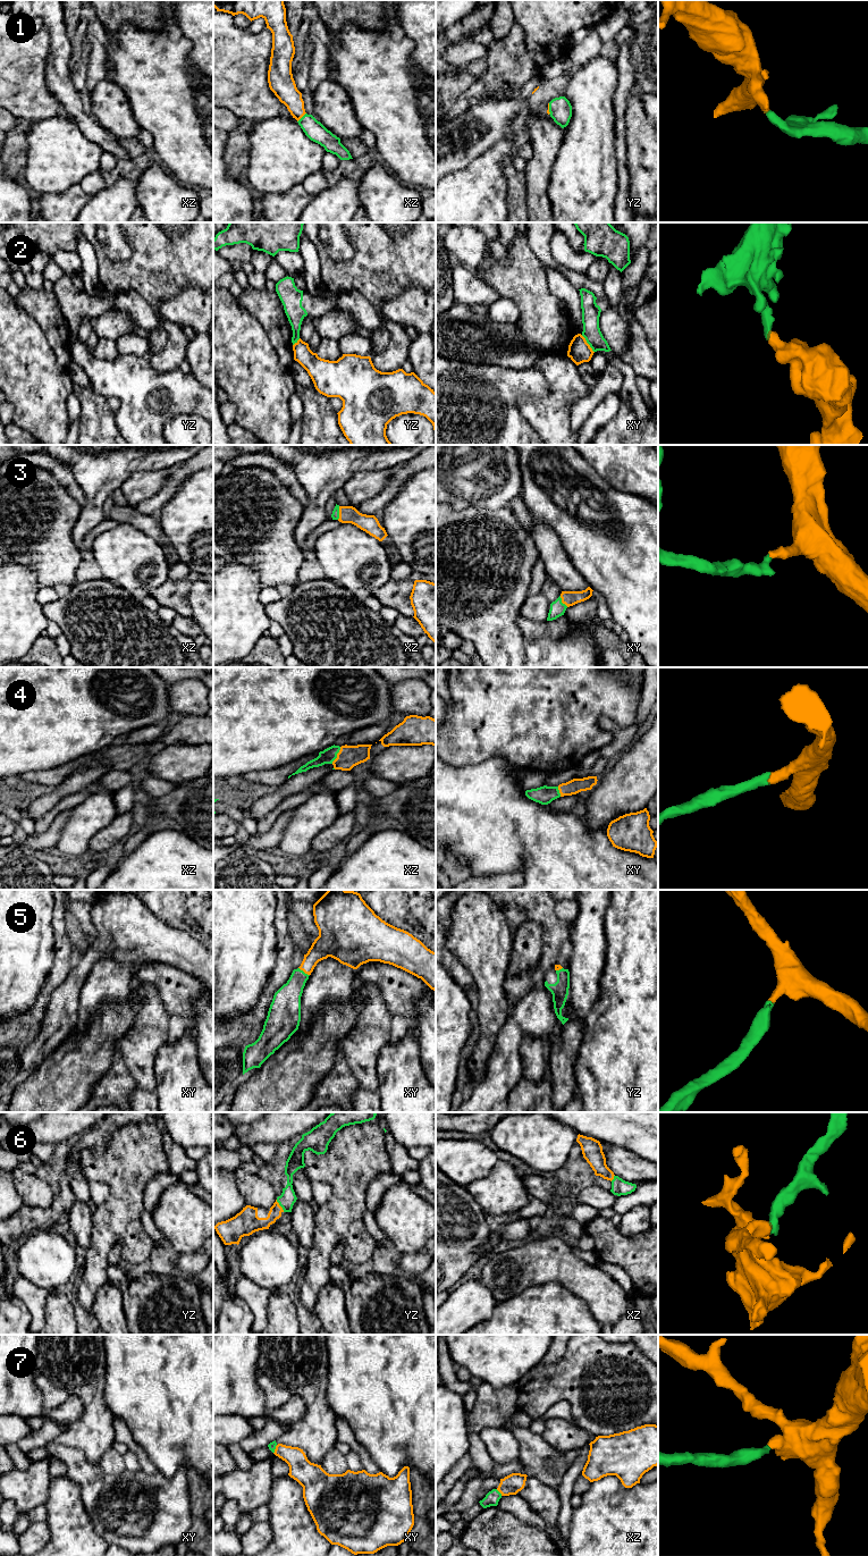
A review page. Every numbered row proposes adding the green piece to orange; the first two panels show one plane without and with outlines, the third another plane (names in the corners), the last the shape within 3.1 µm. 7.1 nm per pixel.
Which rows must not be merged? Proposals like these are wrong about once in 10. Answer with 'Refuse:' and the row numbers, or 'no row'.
Refuse: 2

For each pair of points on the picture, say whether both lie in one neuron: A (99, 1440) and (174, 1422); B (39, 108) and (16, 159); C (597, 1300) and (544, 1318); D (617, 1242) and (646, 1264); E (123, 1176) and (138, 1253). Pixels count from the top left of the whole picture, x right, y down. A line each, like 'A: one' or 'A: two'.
A: two
B: two
C: two
D: one
E: one

